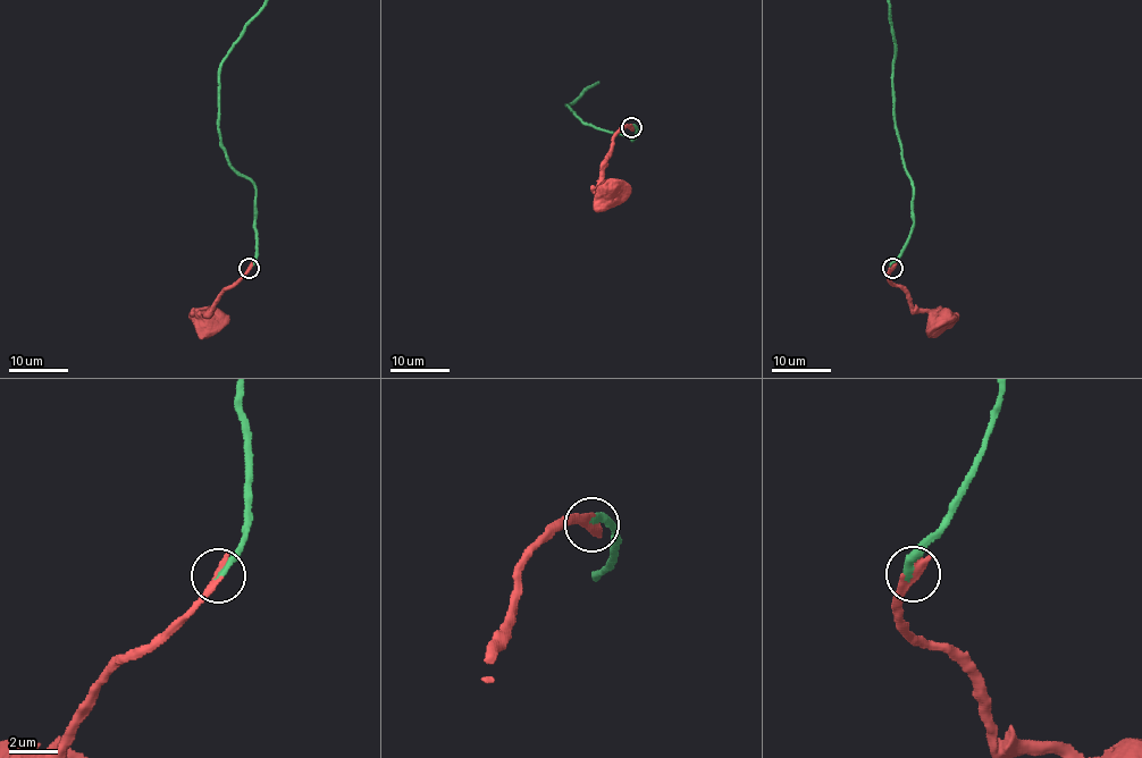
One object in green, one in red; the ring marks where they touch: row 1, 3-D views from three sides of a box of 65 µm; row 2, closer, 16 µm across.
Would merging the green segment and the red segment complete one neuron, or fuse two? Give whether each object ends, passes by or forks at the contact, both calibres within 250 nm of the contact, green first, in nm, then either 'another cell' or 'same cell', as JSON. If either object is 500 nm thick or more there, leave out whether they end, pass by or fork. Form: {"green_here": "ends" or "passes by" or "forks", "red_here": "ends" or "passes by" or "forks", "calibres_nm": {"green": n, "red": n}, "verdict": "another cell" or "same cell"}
{"green_here": "ends", "red_here": "ends", "calibres_nm": {"green": 300, "red": 440}, "verdict": "same cell"}

